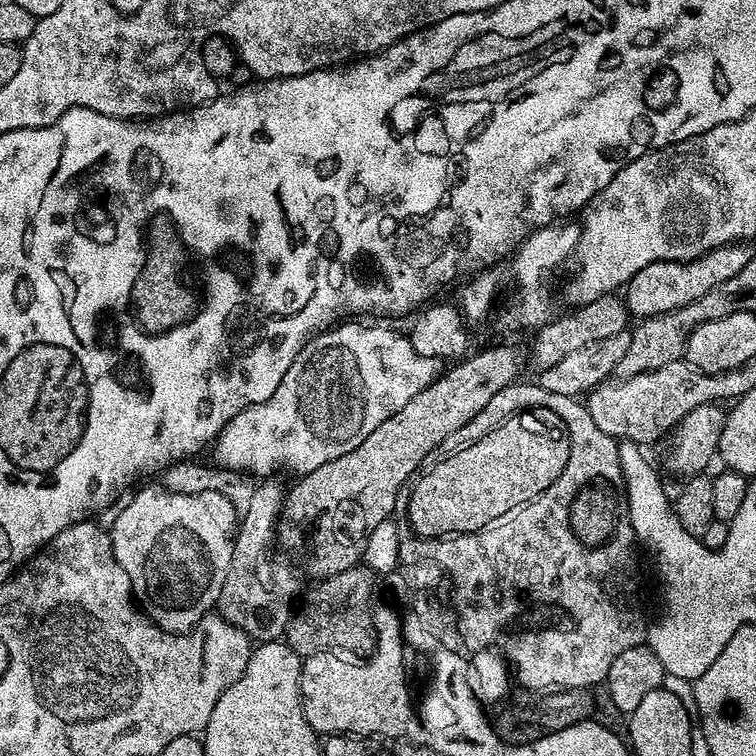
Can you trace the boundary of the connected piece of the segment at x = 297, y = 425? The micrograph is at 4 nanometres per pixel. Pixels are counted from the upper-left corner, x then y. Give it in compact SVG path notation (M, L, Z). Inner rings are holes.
M341 322L315 336L294 358L290 370L286 370L278 390L266 398L266 402L242 410L220 431L214 441L216 456L223 467L256 478L268 478L275 468L303 474L318 470L326 462L342 454L350 454L392 412L402 410L414 394L430 386L438 375L438 361L434 356L423 356L414 350L411 339L392 328L367 328L364 322Z

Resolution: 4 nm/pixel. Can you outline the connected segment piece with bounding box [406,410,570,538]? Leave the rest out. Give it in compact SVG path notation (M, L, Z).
M532 410L520 412L514 418L499 424L478 442L467 444L462 450L425 471L412 484L412 494L406 507L408 524L412 527L409 529L419 537L435 538L447 538L461 532L478 532L494 522L494 518L506 514L506 510L522 506L522 502L537 500L555 482L558 474L566 470L566 458L570 458L567 429L560 424L555 425L556 428L550 428L549 422L543 418L546 419Z

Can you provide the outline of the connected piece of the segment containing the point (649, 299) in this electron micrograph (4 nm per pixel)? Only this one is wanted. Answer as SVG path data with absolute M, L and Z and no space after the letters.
M743 243L727 244L716 248L713 252L707 252L696 260L683 260L682 262L650 262L650 266L642 266L638 274L634 274L626 285L626 303L628 311L633 317L647 318L649 316L661 316L667 312L678 310L682 306L690 306L698 302L710 290L722 286L742 266L746 266L750 252Z

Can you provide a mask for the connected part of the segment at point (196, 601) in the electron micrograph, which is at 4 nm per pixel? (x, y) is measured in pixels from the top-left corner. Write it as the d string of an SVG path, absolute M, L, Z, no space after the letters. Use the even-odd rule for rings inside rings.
M157 486L157 488L144 488L128 505L125 506L124 509L121 510L120 517L113 522L112 528L110 527L112 553L114 554L114 558L122 566L122 570L126 570L126 574L130 578L133 597L143 612L145 612L145 614L148 615L164 632L183 634L191 632L201 618L209 615L209 613L217 607L220 599L220 591L222 590L222 582L226 582L226 570L230 570L233 541L232 535L237 531L237 528L237 510L221 492L195 492L194 494L186 494L185 492L169 492L168 489L163 486Z

